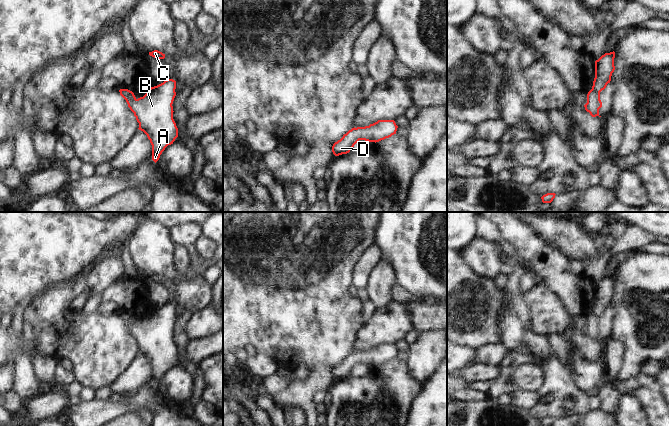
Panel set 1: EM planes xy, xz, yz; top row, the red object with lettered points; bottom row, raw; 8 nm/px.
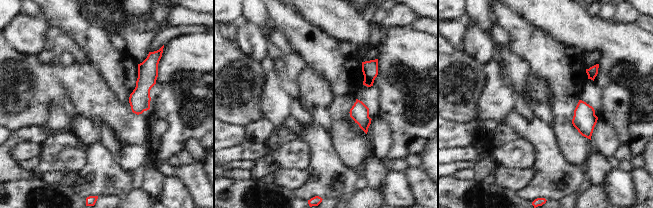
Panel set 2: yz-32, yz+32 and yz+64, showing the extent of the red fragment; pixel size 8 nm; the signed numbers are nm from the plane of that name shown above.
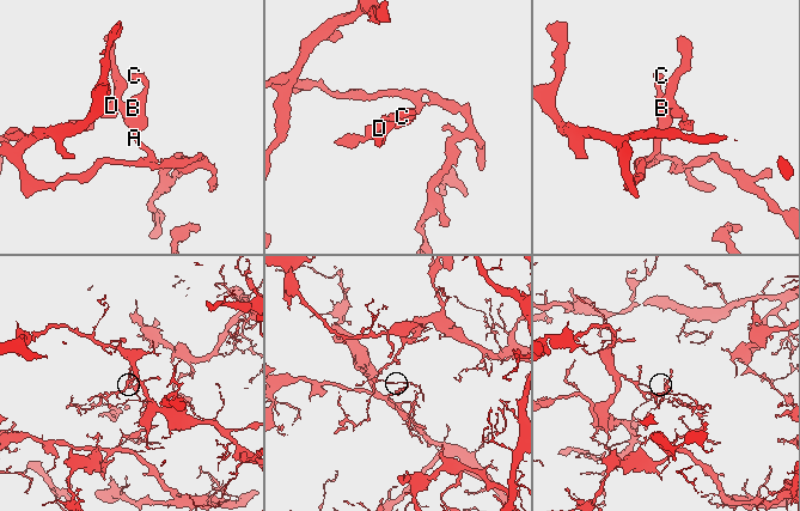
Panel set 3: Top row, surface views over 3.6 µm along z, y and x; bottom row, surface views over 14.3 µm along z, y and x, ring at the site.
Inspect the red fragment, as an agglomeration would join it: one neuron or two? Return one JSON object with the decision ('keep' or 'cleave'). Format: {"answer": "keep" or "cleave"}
{"answer": "keep"}

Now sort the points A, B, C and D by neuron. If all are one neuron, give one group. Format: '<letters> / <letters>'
A B C D

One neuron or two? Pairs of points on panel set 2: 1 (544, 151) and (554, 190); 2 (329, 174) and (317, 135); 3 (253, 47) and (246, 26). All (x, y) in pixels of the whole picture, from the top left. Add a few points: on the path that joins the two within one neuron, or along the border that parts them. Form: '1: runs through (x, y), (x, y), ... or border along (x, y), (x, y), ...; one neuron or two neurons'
1: runs through (549, 161), (554, 180); one neuron
2: runs through (325, 164), (321, 145); one neuron
3: runs through (253, 42), (248, 31); one neuron

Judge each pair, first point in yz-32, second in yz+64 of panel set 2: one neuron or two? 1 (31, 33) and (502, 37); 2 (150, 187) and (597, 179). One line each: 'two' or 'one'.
1: two
2: one

